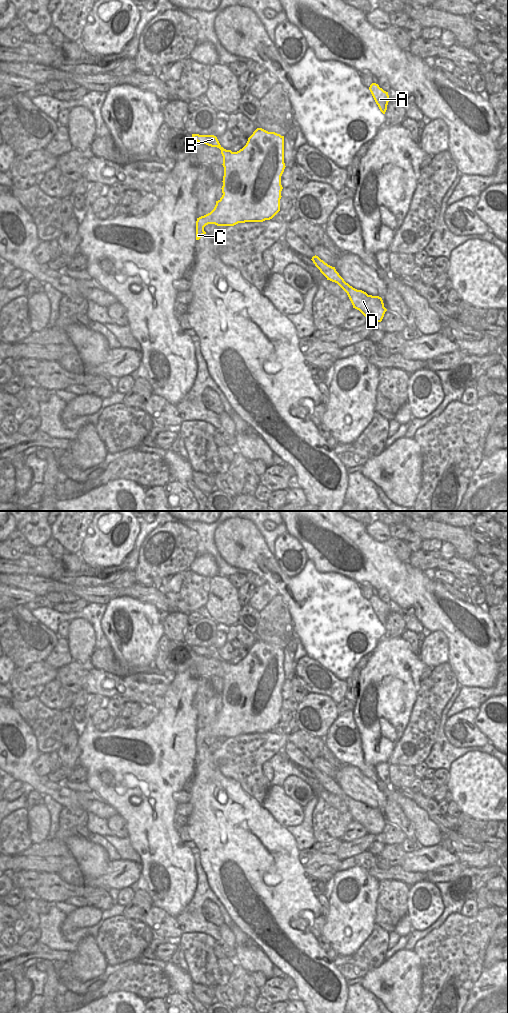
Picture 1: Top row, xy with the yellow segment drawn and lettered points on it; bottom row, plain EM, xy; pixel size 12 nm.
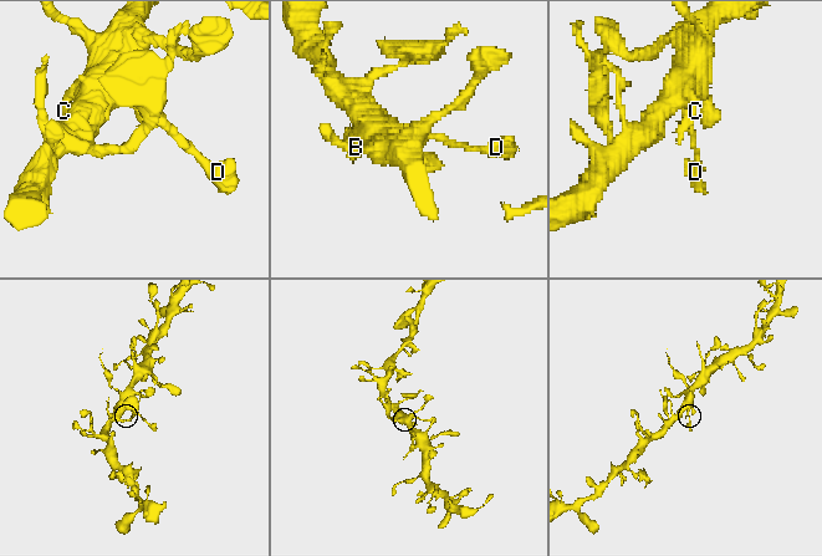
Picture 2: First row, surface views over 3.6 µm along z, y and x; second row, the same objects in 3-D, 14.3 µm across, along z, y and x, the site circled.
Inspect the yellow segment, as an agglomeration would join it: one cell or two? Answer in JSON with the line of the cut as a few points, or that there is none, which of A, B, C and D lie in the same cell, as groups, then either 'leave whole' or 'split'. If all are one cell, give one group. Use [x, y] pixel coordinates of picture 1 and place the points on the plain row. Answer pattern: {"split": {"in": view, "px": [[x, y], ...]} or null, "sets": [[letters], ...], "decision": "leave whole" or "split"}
{"split": {"in": "xy", "px": [[227, 662], [223, 668]]}, "sets": [["A", "C", "D"], ["B"]], "decision": "split"}

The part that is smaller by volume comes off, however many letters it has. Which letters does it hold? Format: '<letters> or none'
B

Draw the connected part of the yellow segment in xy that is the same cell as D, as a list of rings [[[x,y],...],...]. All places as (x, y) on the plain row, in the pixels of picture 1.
[[[313,768],[311,772],[327,792],[337,795],[347,805],[353,820],[359,822],[368,834],[378,835],[382,833],[387,821],[384,819],[381,809],[368,807],[362,802],[353,800],[344,793],[335,779],[328,777],[318,768]]]

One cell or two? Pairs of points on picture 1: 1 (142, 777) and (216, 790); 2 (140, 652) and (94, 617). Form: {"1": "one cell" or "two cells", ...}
{"1": "two cells", "2": "two cells"}

